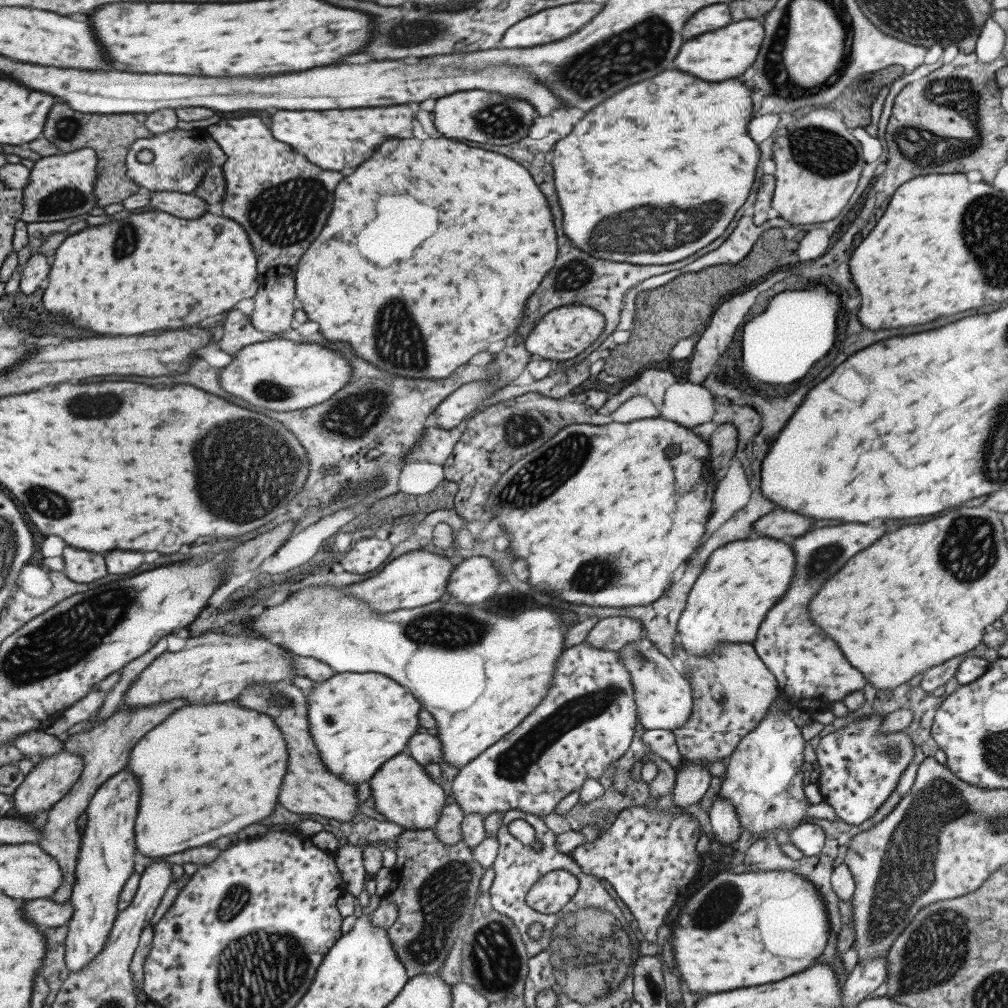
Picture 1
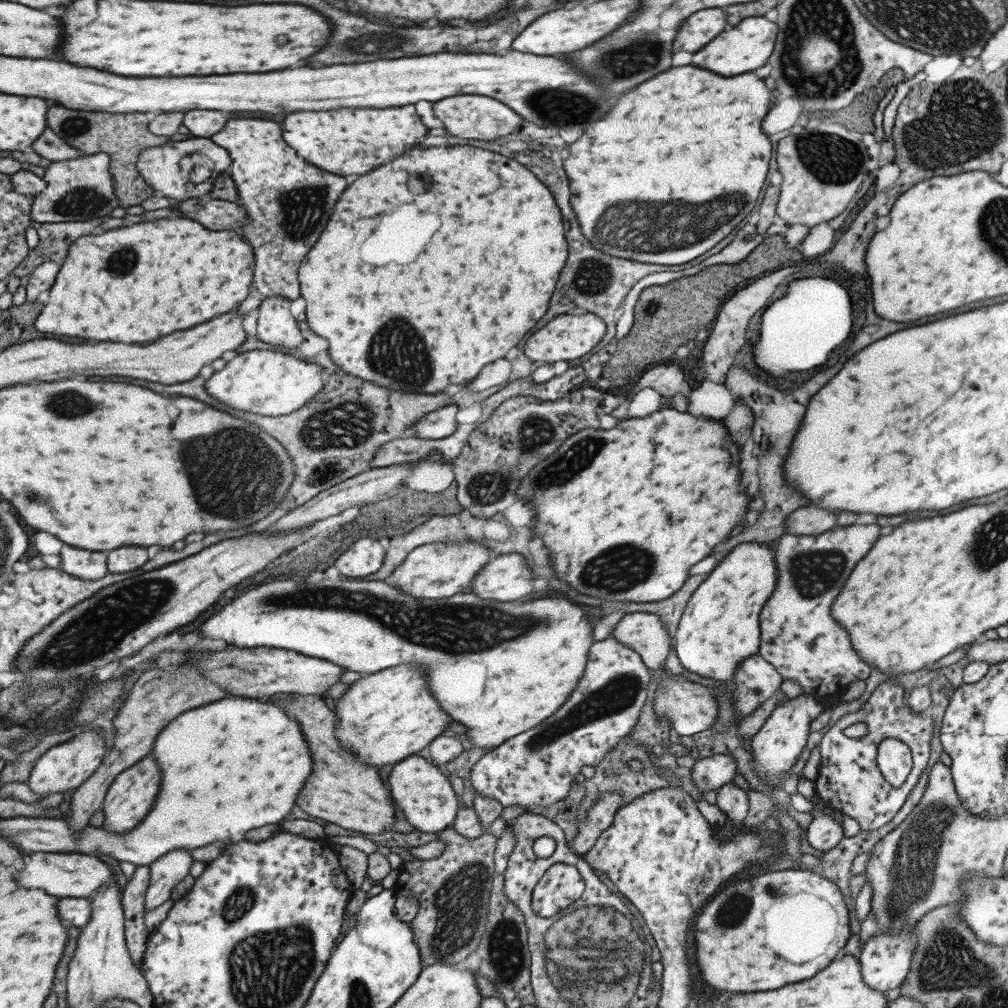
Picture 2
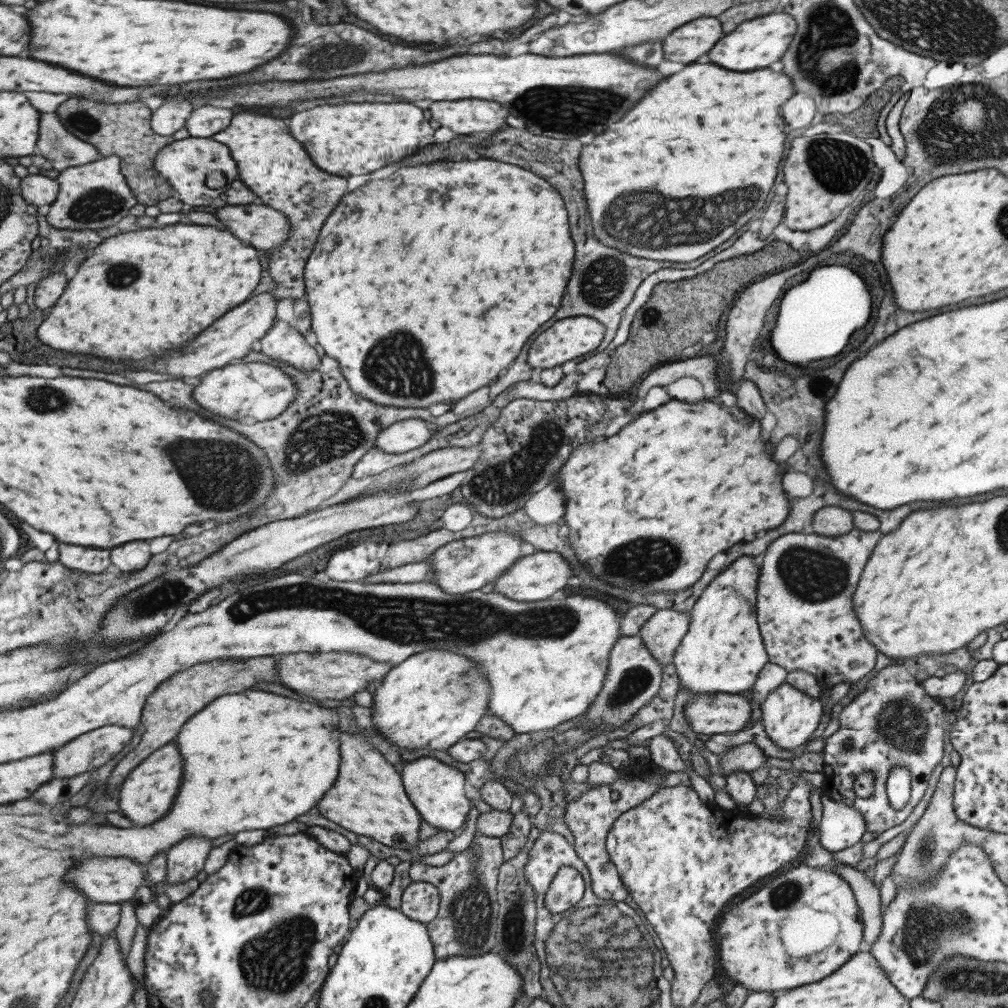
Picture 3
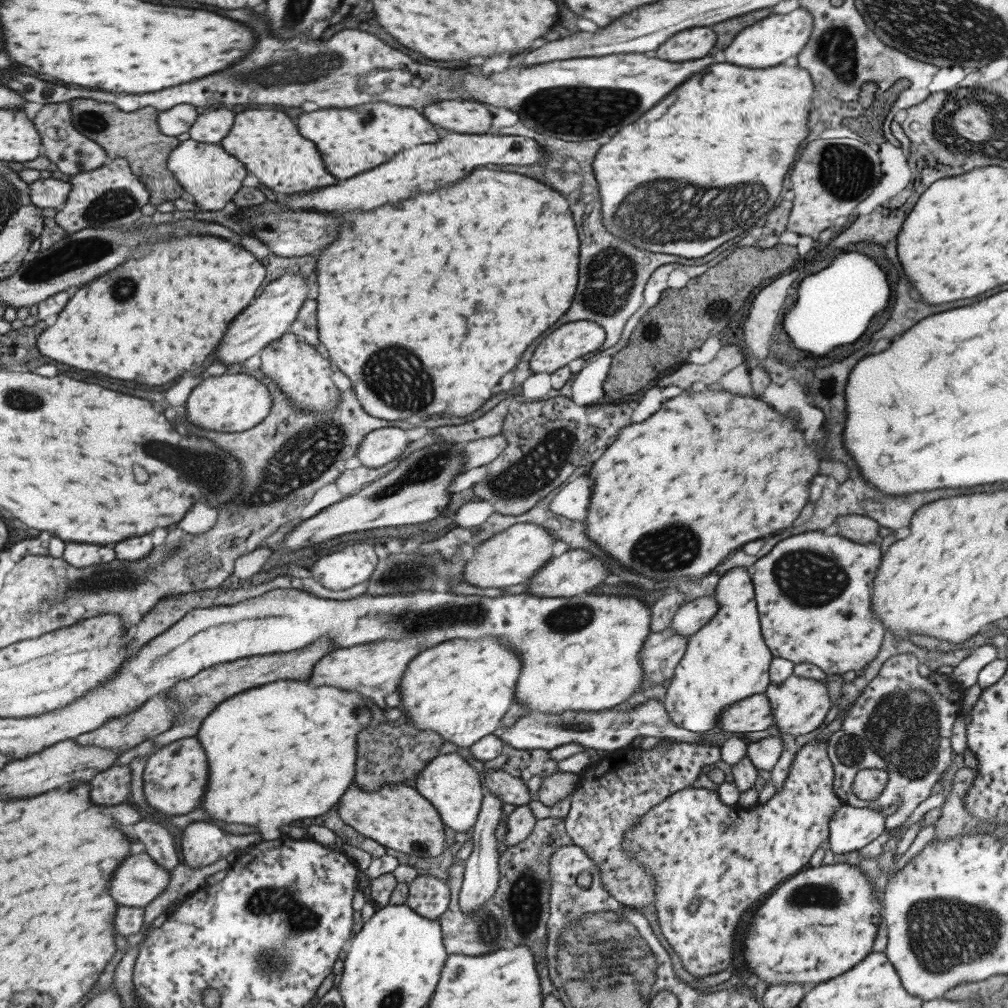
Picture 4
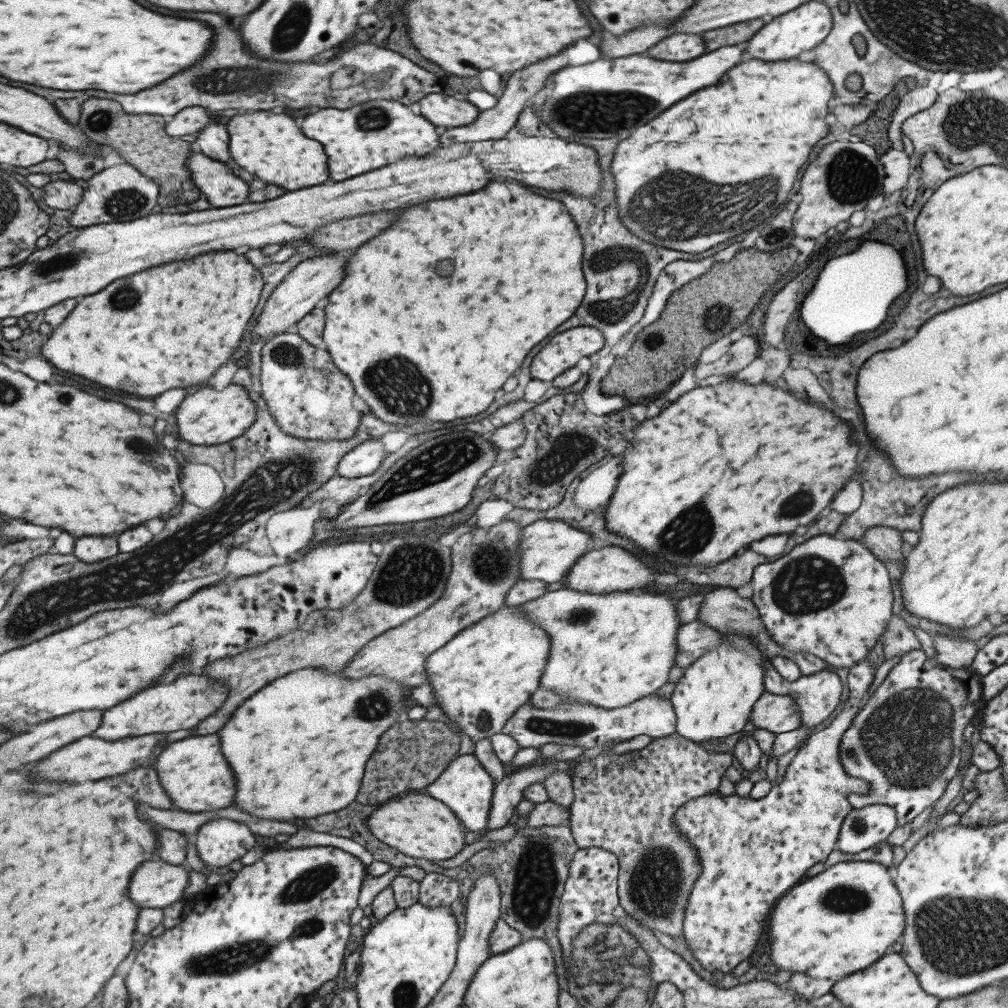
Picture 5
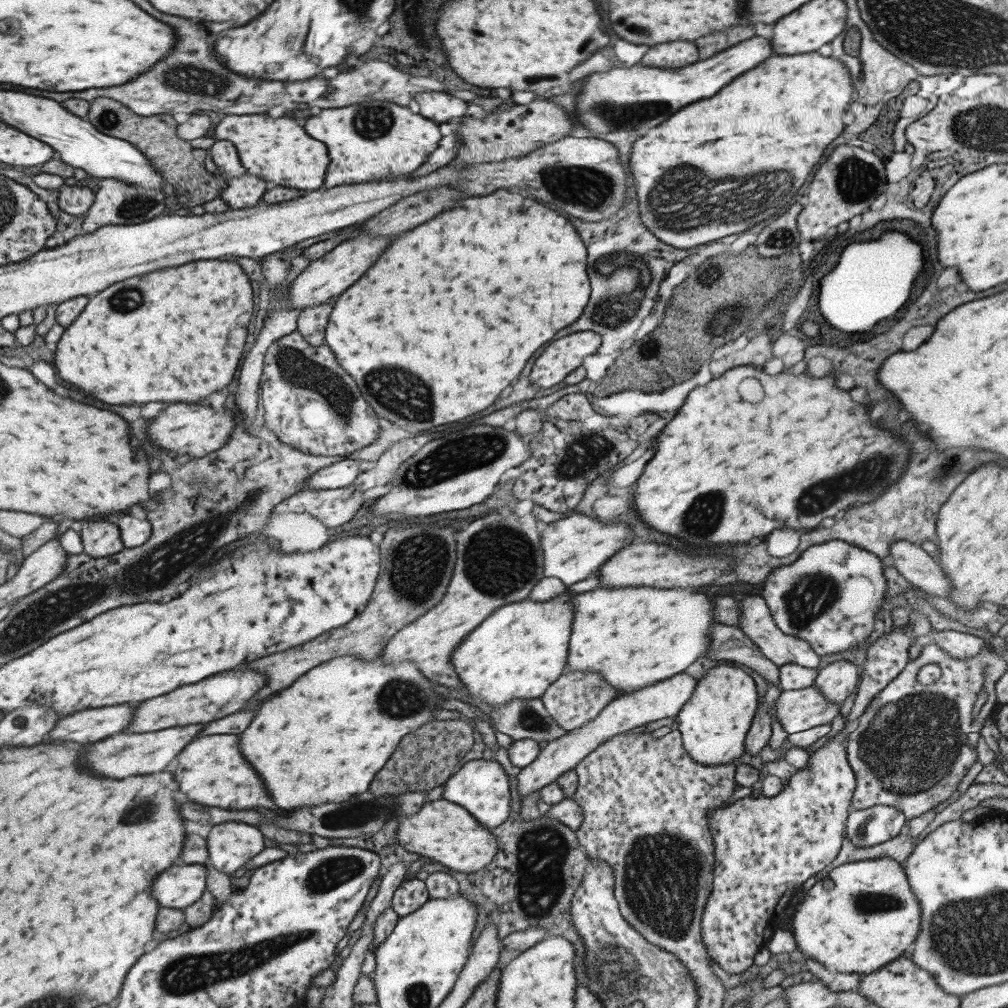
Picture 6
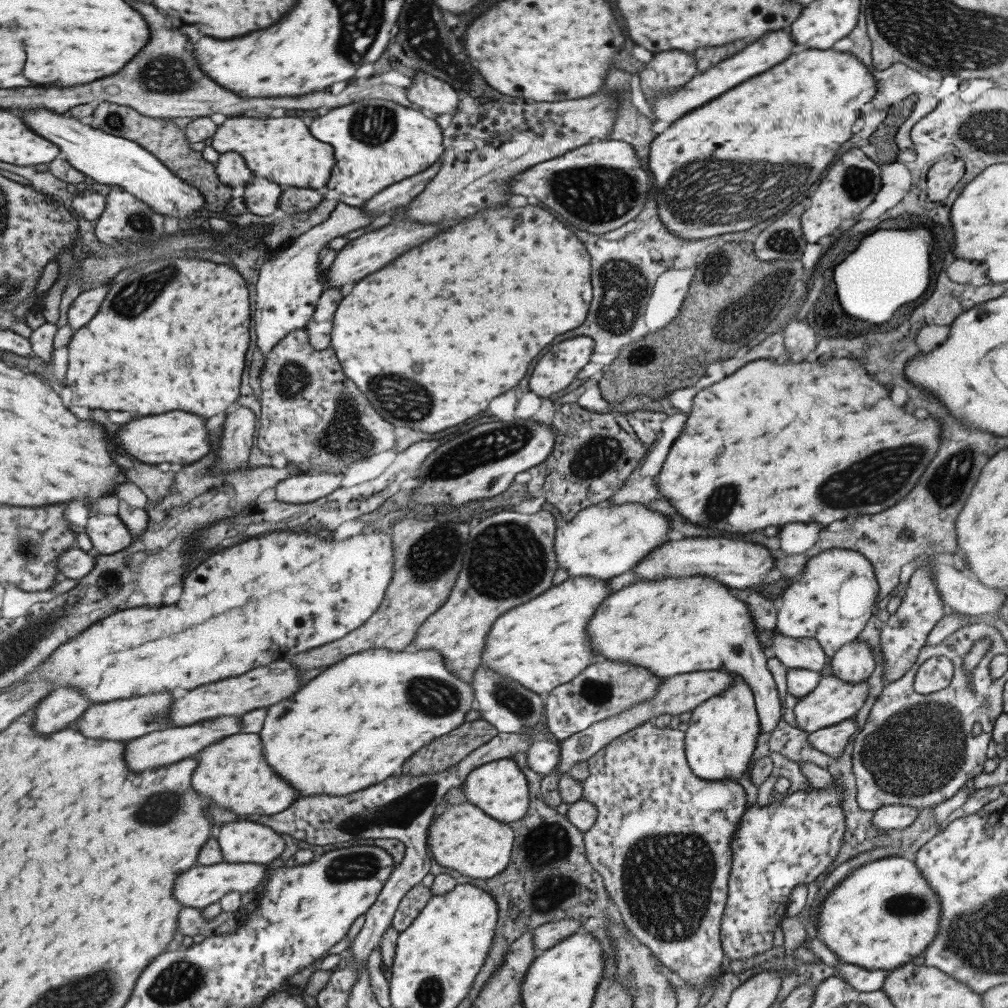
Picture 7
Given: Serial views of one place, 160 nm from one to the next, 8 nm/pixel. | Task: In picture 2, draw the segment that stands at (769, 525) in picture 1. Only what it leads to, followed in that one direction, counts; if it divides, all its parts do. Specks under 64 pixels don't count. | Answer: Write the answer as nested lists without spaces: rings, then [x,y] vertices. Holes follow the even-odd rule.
[[[799,508],[789,513],[784,522],[784,532],[790,535],[815,536],[837,526],[835,516],[819,508]]]

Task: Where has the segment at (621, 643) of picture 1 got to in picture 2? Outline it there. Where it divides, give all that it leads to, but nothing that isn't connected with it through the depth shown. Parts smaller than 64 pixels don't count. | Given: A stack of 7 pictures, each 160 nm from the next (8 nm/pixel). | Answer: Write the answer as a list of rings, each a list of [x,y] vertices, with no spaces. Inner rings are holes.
[[[645,612],[625,613],[611,629],[610,637],[634,650],[647,670],[655,672],[665,668],[670,638],[657,615]]]

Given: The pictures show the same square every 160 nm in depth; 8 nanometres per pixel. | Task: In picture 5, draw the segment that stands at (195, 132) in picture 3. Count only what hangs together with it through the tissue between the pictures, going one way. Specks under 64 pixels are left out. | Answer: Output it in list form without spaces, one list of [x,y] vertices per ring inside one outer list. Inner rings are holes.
[[[210,119],[201,130],[198,130],[193,145],[209,158],[224,163],[230,160],[227,132],[225,132],[225,126],[219,121]]]

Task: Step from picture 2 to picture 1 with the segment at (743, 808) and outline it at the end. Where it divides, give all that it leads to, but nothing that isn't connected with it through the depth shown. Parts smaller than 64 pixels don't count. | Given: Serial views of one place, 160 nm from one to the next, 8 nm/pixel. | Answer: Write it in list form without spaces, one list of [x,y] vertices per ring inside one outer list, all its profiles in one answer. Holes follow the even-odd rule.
[[[717,799],[708,811],[709,826],[713,838],[721,844],[731,844],[739,840],[743,830],[737,818],[735,807],[725,799]]]

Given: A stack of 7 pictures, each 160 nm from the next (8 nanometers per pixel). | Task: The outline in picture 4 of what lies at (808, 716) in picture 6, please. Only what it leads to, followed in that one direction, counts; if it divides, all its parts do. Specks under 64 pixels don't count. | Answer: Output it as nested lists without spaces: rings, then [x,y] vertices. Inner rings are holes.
[[[763,693],[735,702],[718,714],[718,720],[718,728],[722,732],[737,734],[764,731],[775,726],[775,720],[771,716],[771,703]]]

